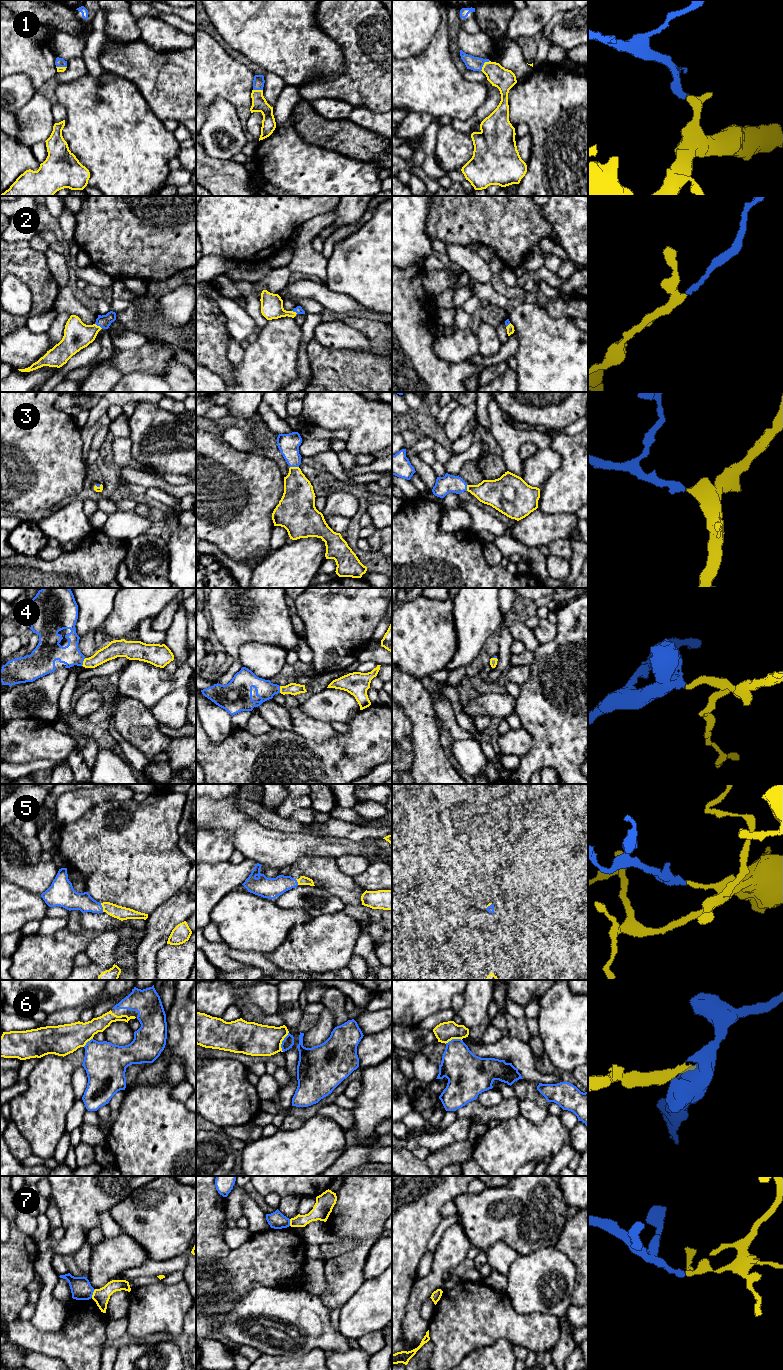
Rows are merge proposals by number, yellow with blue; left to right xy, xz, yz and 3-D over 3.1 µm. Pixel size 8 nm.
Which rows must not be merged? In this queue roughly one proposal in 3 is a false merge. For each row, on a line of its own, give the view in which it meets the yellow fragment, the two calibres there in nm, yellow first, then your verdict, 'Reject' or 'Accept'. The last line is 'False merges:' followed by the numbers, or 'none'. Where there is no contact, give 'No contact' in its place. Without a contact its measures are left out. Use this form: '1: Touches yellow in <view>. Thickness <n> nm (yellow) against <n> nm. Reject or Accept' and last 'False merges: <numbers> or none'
1: Touches yellow in yz. Thickness 170 nm (yellow) against 110 nm. Accept
2: Touches yellow in xy. Thickness 220 nm (yellow) against 110 nm. Accept
3: Touches yellow in xz. Thickness 260 nm (yellow) against 170 nm. Accept
4: Touches yellow in xy. Thickness 120 nm (yellow) against 160 nm. Accept
5: Touches yellow in xy. Thickness 110 nm (yellow) against 160 nm. Accept
6: Touches yellow in xz. Thickness 260 nm (yellow) against 90 nm. Accept
7: Touches yellow in xy. Thickness 130 nm (yellow) against 170 nm. Reject
False merges: 7

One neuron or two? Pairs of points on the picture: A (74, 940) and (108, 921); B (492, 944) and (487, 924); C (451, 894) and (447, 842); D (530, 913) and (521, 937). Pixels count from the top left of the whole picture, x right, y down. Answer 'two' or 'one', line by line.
A: two
B: two
C: two
D: one

